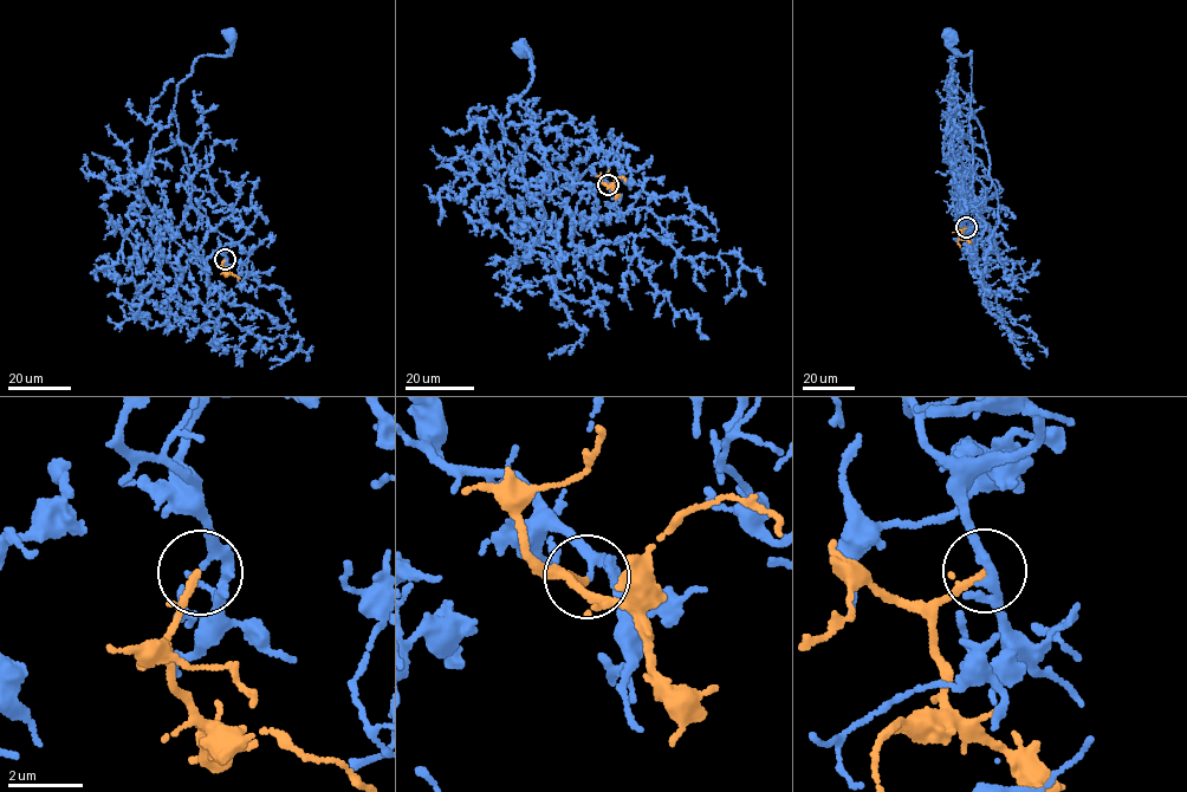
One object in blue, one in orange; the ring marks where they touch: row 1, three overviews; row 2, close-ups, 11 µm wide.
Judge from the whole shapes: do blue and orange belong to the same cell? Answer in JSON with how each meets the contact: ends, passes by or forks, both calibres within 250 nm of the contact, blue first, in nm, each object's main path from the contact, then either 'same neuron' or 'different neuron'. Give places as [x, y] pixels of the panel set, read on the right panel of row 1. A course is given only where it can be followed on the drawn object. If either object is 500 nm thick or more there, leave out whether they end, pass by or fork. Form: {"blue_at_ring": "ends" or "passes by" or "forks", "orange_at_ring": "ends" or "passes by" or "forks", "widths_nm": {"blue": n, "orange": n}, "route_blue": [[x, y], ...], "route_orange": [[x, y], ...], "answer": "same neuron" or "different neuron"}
{"blue_at_ring": "passes by", "orange_at_ring": "passes by", "widths_nm": {"blue": 200, "orange": 140}, "route_blue": [[966, 227], [970, 216], [958, 209], [974, 175], [971, 52], [961, 54], [951, 49], [949, 36]], "route_orange": [[966, 227], [958, 241], [960, 247]], "answer": "same neuron"}

